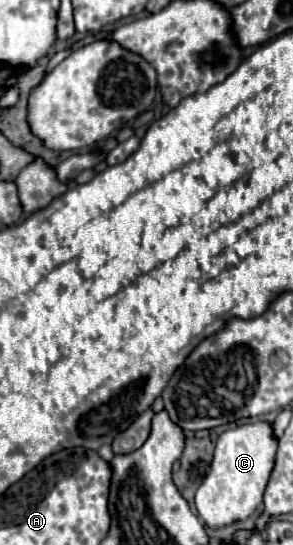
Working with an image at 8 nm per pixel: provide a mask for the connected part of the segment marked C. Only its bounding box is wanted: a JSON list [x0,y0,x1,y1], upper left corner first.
[196,421,276,529]

